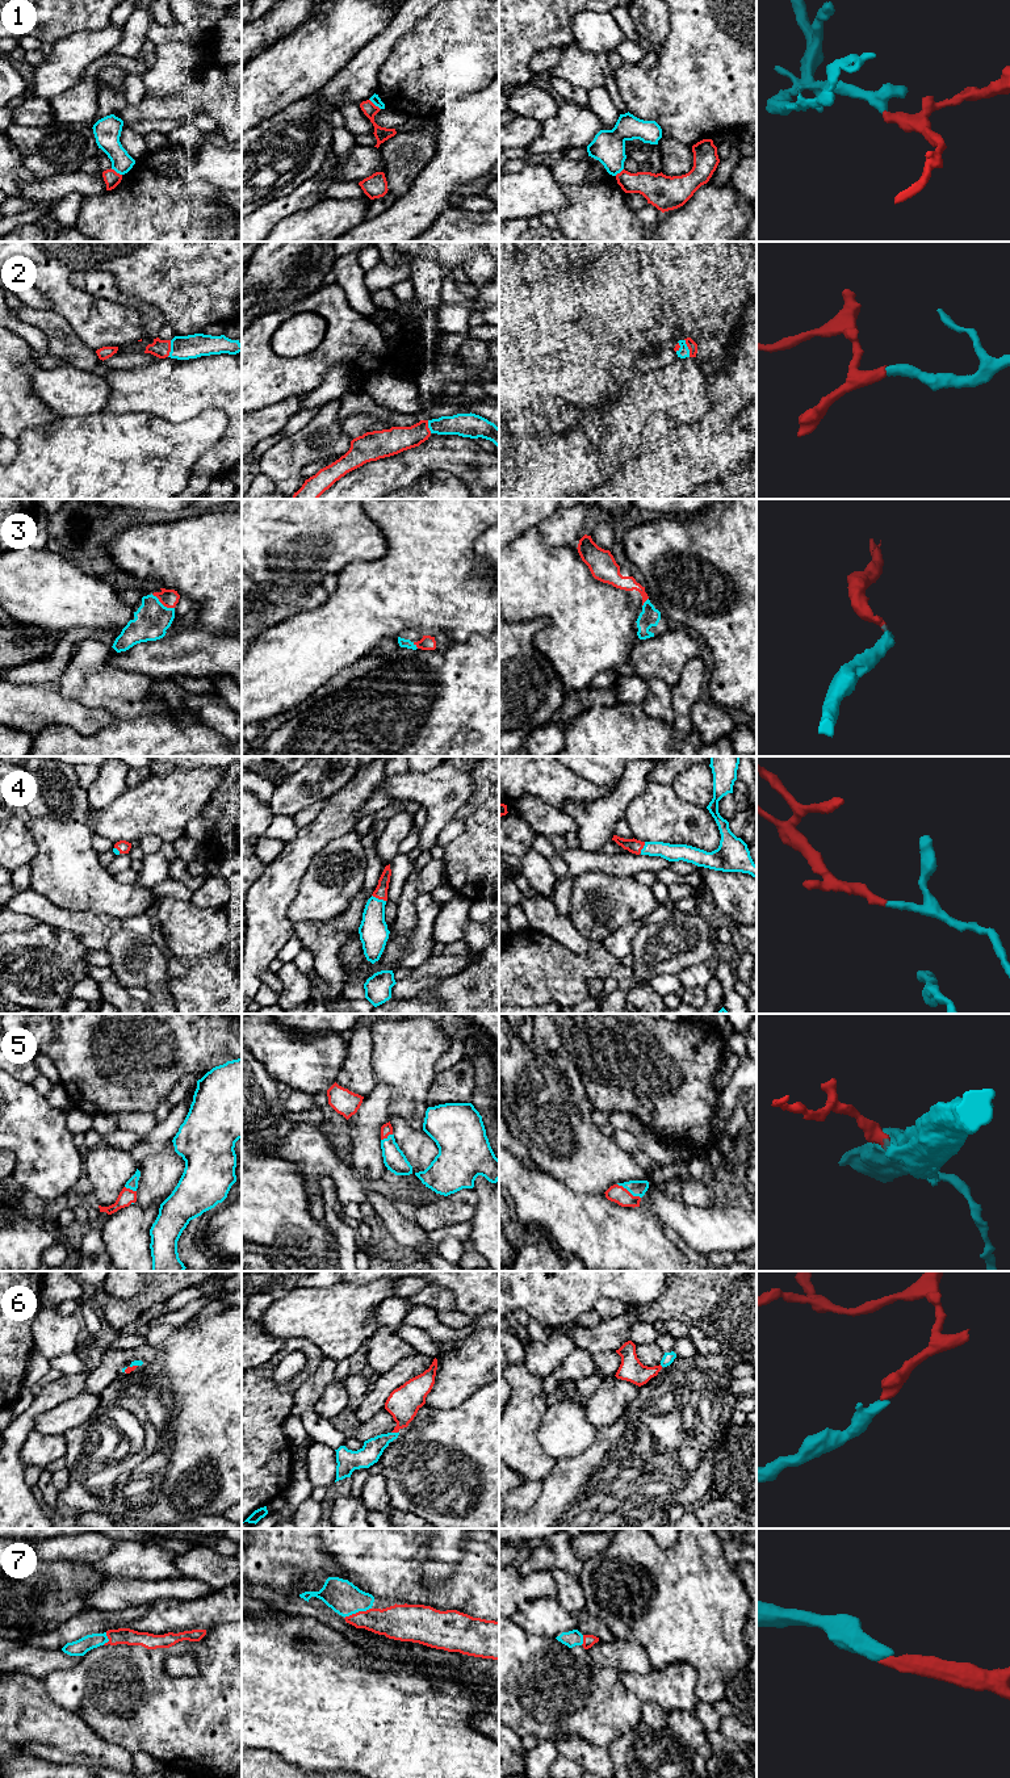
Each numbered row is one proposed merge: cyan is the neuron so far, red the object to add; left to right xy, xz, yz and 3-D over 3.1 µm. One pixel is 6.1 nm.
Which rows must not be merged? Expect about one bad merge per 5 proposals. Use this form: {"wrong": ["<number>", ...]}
{"wrong": ["1"]}

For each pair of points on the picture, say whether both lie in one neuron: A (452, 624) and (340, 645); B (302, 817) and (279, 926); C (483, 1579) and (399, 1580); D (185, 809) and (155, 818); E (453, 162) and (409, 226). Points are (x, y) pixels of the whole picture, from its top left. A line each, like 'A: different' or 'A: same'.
A: same
B: different
C: same
D: same
E: same

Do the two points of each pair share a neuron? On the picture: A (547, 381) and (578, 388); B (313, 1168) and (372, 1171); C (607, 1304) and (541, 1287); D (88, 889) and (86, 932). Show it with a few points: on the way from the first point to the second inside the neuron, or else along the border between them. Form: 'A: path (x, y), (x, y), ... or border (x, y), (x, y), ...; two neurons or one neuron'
A: path (554, 382), (570, 382); one neuron
B: border (346, 1157), (351, 1169), (360, 1178); two neurons
C: border (627, 1305), (616, 1299), (600, 1298), (592, 1308); two neurons
D: border (57, 905), (65, 910), (105, 913), (117, 919); two neurons

